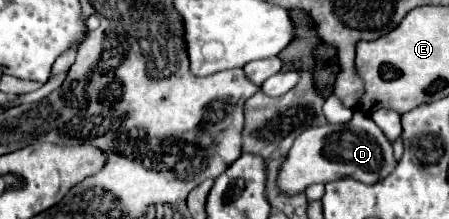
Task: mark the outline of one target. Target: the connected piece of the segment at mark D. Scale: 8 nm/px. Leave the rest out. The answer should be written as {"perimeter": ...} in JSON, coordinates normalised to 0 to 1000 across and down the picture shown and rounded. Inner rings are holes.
{"perimeter":[[[791,502],[786,548],[773,566],[724,566],[666,612],[644,676],[635,740],[626,740],[621,795],[635,795],[635,895],[661,895],[693,840],[728,840],[768,804],[826,840],[844,813],[857,813],[880,767],[880,749],[884,740],[875,721],[875,676],[853,621],[849,584],[822,521]]]}

